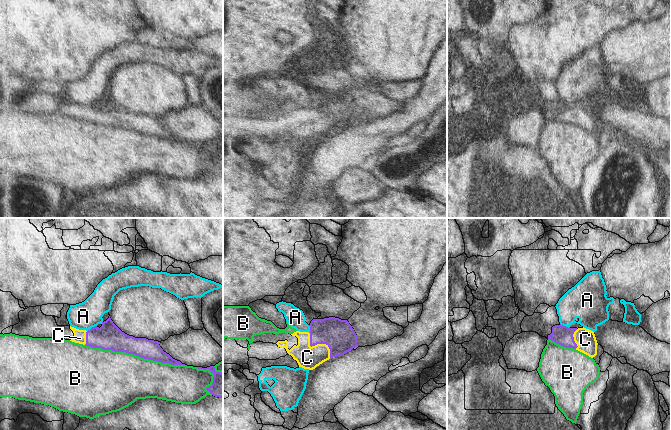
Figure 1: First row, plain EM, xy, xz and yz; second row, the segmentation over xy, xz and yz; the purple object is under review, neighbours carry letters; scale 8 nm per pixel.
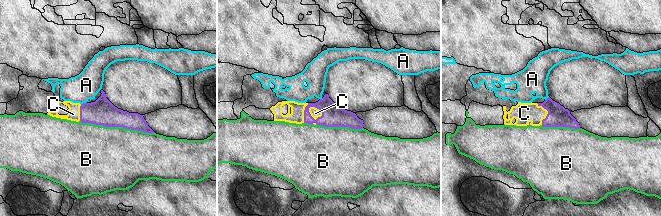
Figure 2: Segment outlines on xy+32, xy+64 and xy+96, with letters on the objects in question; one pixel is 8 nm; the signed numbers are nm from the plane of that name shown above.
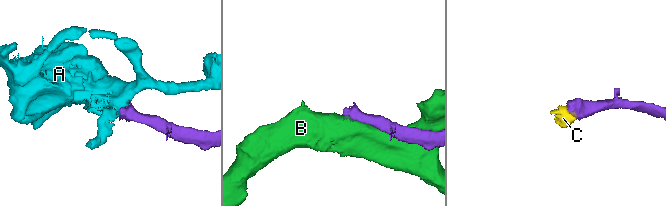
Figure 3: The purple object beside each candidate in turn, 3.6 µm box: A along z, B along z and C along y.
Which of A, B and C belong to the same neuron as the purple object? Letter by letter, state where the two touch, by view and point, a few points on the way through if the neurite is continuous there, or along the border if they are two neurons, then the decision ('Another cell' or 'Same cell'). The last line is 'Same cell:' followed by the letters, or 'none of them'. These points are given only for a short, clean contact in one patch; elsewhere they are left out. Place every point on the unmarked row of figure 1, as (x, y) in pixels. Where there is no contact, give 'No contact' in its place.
A: Touches purple at xy (92, 103). Boundary: xy (96, 101), (87, 107). Another cell
B: Touches purple at xy (135, 130). Another cell
C: Touches purple at xz (318, 119). Path across: xz (338, 110), (318, 119), (307, 133). Same cell
Same cell: C.

